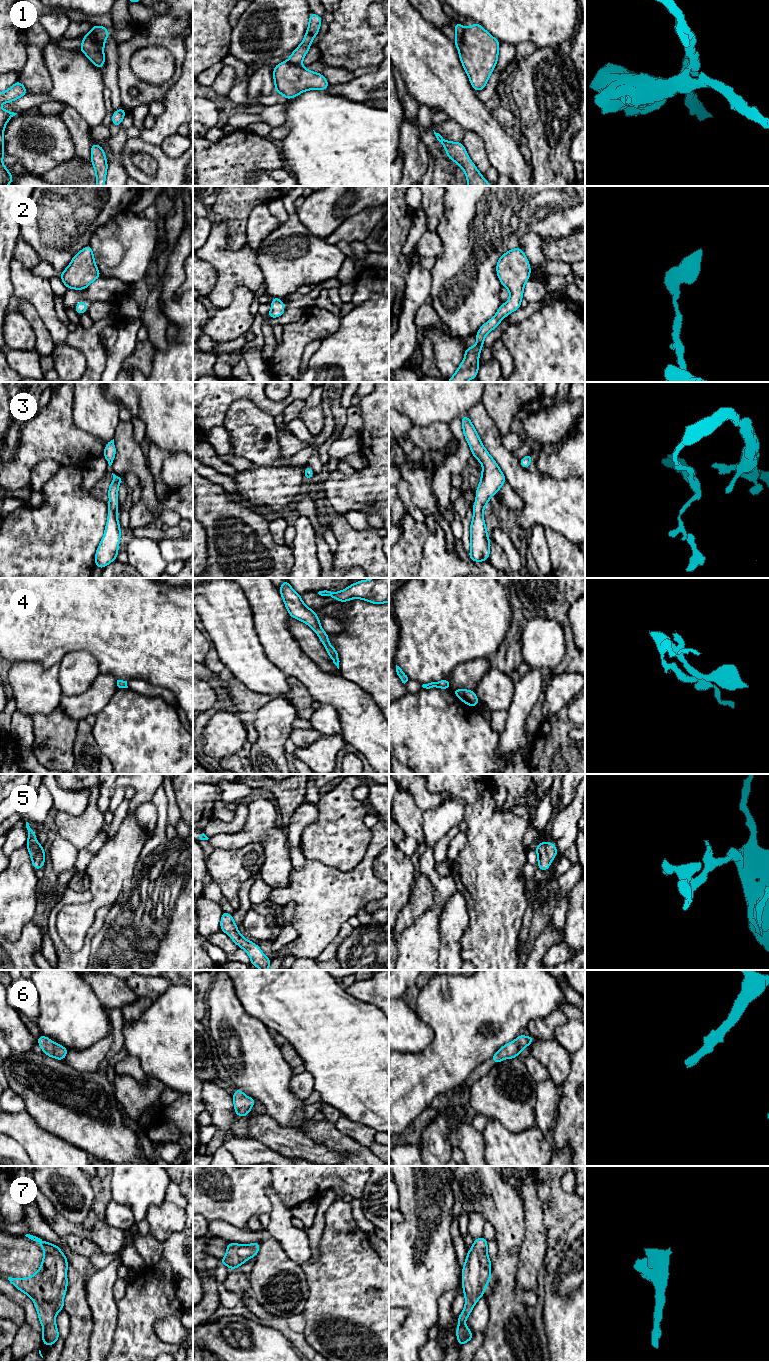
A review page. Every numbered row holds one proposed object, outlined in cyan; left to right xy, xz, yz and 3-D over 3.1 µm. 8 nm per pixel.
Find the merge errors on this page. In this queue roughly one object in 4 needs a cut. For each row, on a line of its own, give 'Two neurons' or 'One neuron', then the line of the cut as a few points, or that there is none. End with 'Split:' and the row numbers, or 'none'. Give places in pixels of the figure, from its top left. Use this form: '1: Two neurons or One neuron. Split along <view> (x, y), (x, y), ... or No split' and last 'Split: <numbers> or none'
1: Two neurons. Split along yz (465, 28), (461, 44), (458, 48)
2: One neuron. No split
3: One neuron. No split
4: One neuron. No split
5: One neuron. No split
6: One neuron. No split
7: One neuron. No split
Split: 1

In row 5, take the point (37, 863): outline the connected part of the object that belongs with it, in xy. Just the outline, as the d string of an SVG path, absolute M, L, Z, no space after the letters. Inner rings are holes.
M26 822L26 828L28 830L28 840L26 846L29 854L31 855L32 865L37 871L43 868L46 855L42 845L36 841L36 833L30 828L28 822Z

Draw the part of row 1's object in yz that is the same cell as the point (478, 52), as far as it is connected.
M477 22L464 29L458 52L476 92L485 88L497 64L500 43Z

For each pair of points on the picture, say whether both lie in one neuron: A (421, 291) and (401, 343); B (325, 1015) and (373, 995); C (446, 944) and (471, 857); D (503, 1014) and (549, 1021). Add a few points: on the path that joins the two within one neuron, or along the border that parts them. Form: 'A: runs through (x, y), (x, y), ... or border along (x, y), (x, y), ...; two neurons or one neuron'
A: runs through (411, 304), (407, 315), (407, 330); one neuron
B: border along (343, 987), (350, 994), (378, 1008); two neurons
C: border along (457, 890), (464, 899), (469, 916); two neurons
D: border along (557, 1009), (543, 1018), (532, 1019), (526, 1026); two neurons

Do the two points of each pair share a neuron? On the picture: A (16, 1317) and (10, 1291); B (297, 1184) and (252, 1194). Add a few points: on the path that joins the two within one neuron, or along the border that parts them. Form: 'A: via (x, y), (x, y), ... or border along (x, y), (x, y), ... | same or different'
A: border along (10, 1298), (23, 1309), (25, 1320) | different
B: border along (271, 1176), (272, 1184) | different

